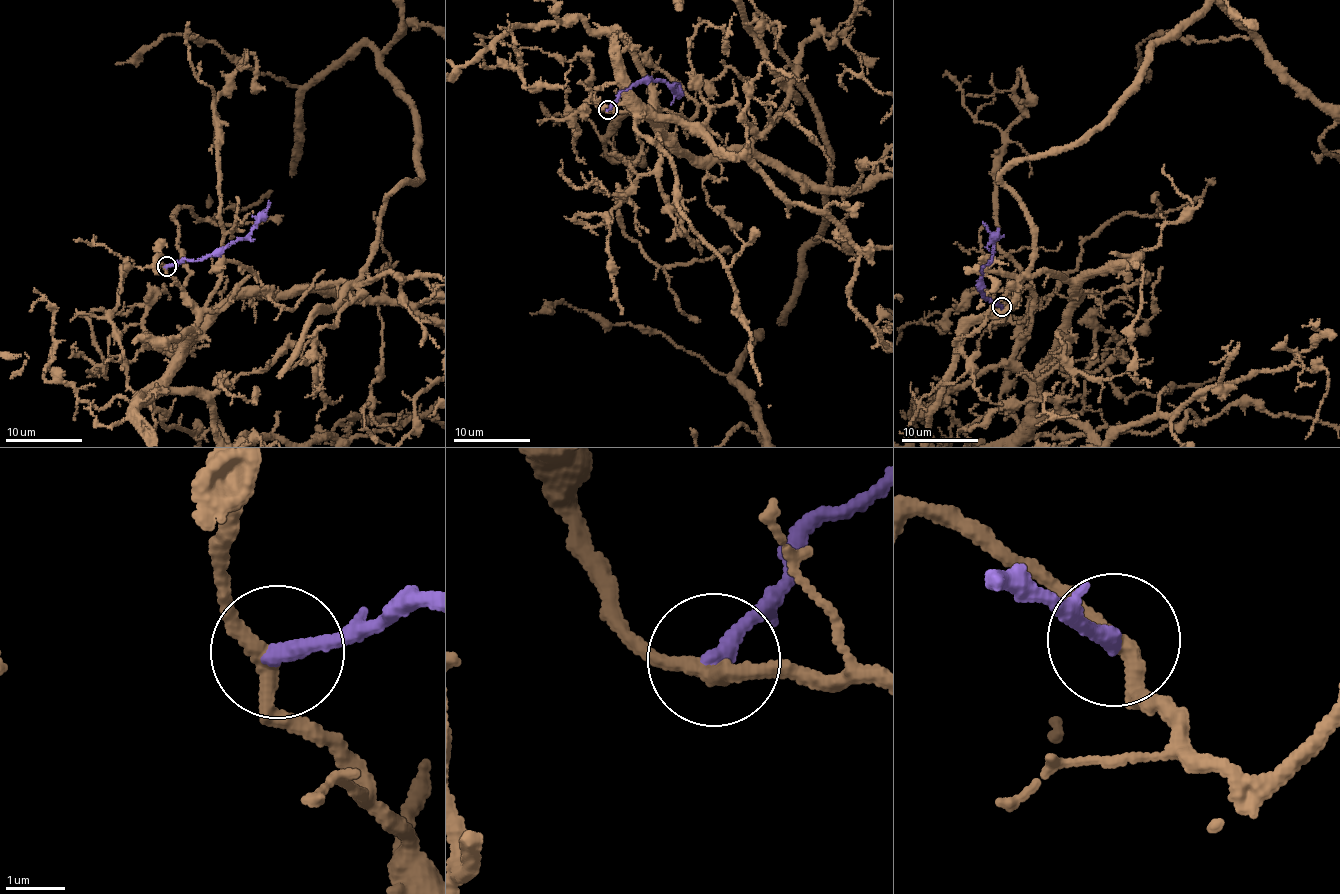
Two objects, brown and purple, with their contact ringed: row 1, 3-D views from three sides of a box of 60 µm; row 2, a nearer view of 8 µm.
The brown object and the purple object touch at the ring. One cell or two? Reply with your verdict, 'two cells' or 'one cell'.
two cells

